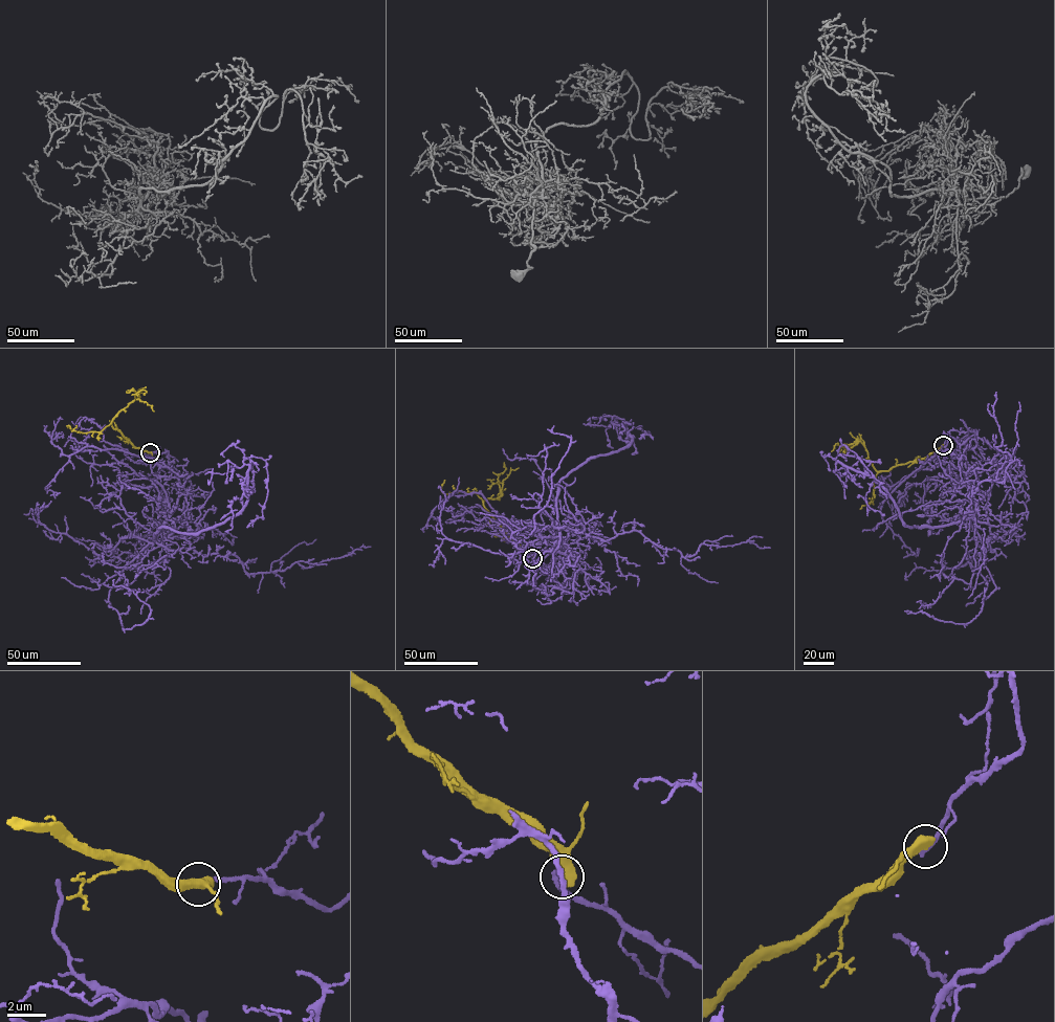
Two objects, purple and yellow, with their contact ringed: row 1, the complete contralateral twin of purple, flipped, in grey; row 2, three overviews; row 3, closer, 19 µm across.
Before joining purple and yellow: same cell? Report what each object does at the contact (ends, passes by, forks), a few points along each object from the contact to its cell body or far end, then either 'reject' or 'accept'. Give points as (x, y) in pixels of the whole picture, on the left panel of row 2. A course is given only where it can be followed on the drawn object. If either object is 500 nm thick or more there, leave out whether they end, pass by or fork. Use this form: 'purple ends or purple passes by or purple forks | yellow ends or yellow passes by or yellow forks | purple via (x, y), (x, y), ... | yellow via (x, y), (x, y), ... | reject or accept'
purple via (150, 452), (185, 481), (153, 539), (238, 513), (243, 460), (261, 458), (266, 498), (246, 527) | yellow via (150, 452), (135, 447), (111, 424), (122, 409), (138, 397), (137, 392), (146, 391), (144, 395) | reject

